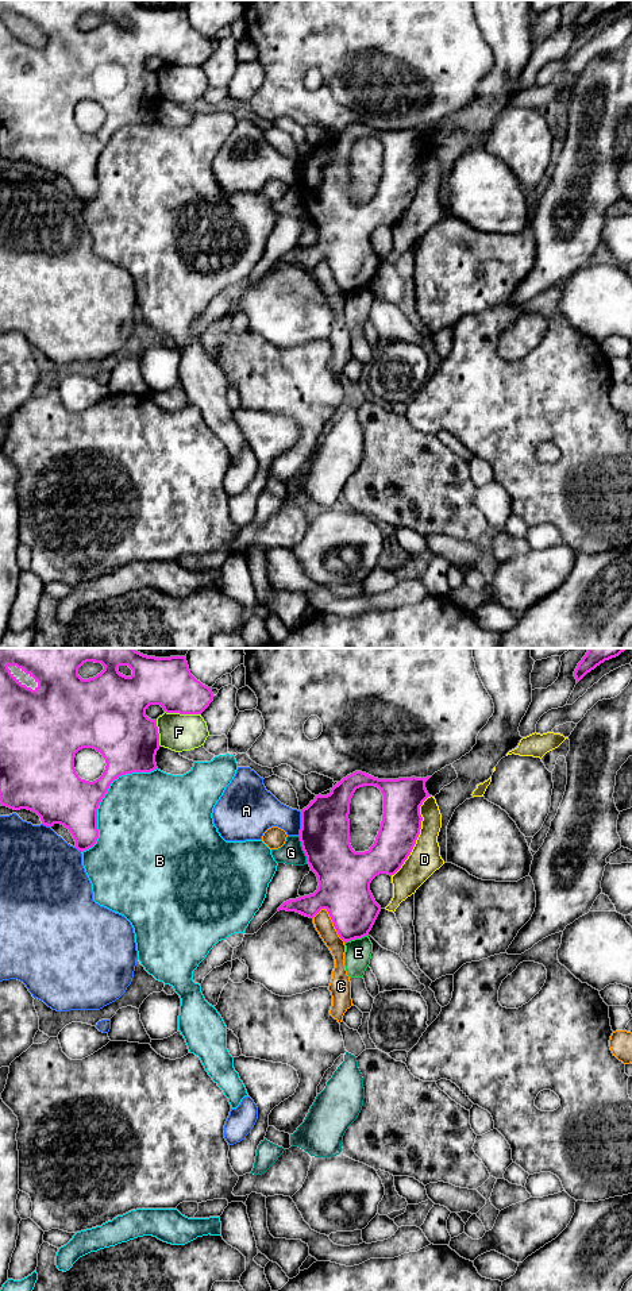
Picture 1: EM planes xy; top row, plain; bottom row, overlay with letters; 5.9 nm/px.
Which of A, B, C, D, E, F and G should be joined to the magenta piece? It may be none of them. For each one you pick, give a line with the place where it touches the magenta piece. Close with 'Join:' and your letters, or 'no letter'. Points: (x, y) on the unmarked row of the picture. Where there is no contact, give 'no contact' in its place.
Join: no letter

